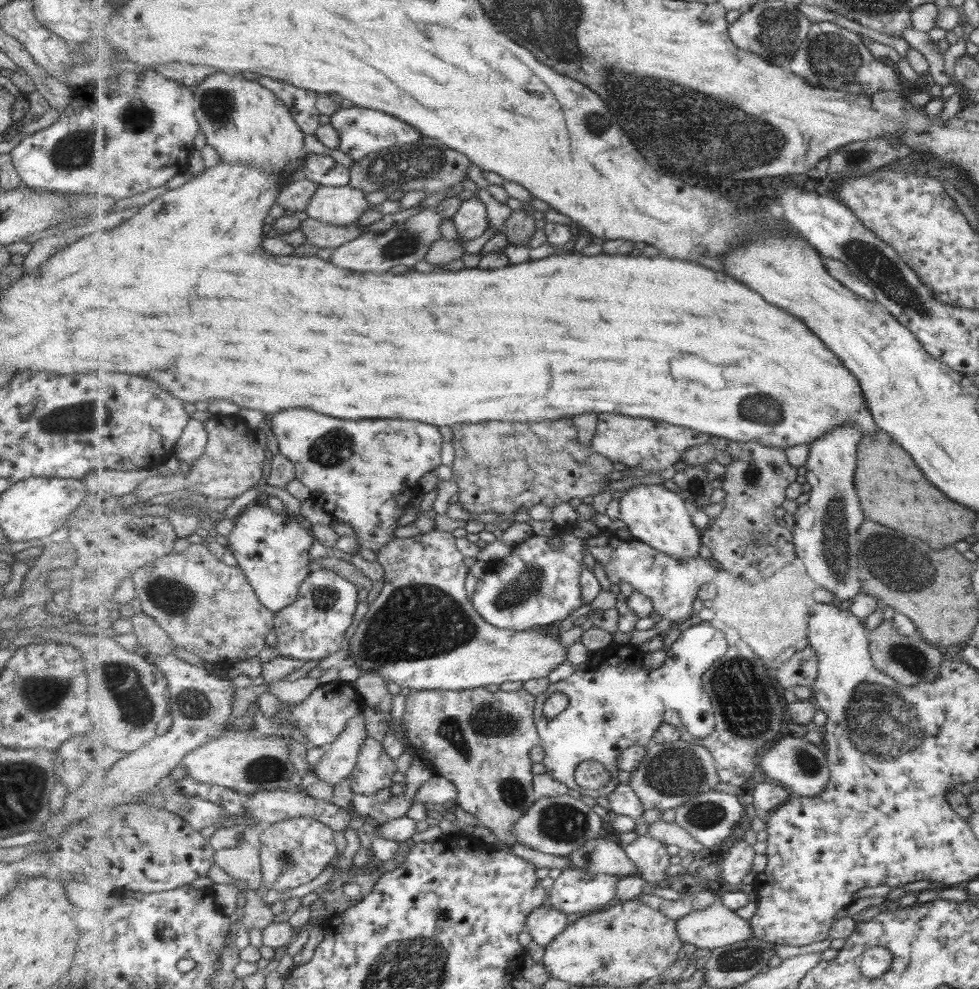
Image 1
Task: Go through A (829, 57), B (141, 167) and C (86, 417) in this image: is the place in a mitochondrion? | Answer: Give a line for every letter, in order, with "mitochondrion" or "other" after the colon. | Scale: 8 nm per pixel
A: mitochondrion
B: other
C: mitochondrion

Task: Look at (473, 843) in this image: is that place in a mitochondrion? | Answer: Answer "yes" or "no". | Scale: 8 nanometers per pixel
no

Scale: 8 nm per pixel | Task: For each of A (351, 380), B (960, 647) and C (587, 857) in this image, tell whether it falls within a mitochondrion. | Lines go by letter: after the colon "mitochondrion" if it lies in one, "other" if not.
A: other
B: other
C: mitochondrion

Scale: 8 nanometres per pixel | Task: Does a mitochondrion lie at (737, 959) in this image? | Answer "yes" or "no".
yes

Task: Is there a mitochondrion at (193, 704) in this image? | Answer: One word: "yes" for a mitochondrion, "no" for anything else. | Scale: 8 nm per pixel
yes

